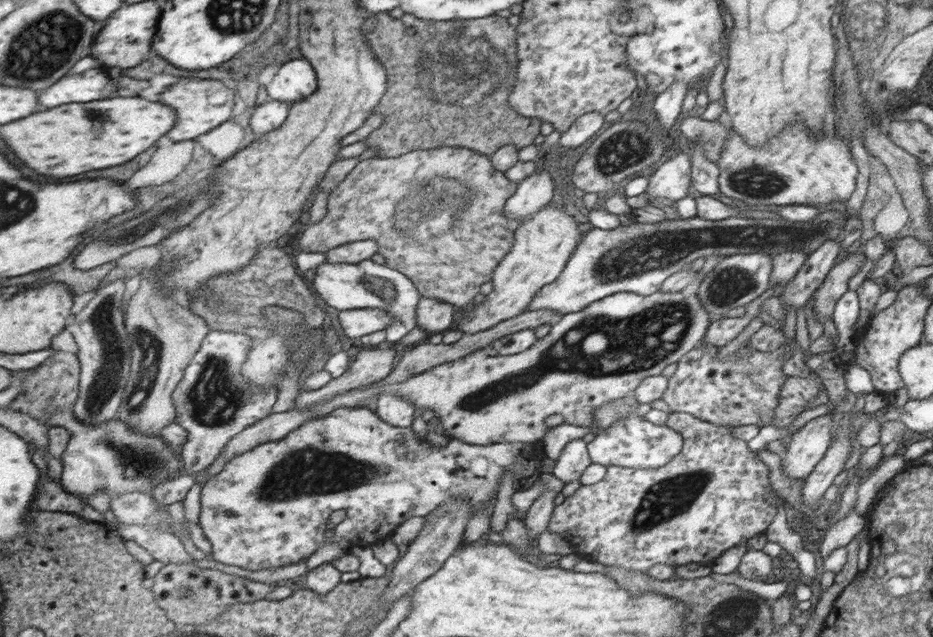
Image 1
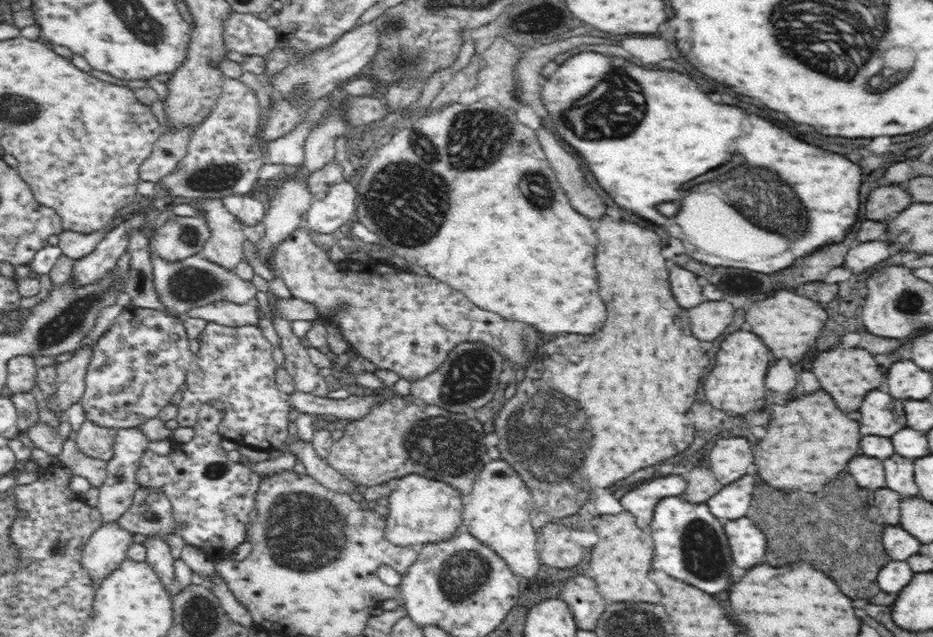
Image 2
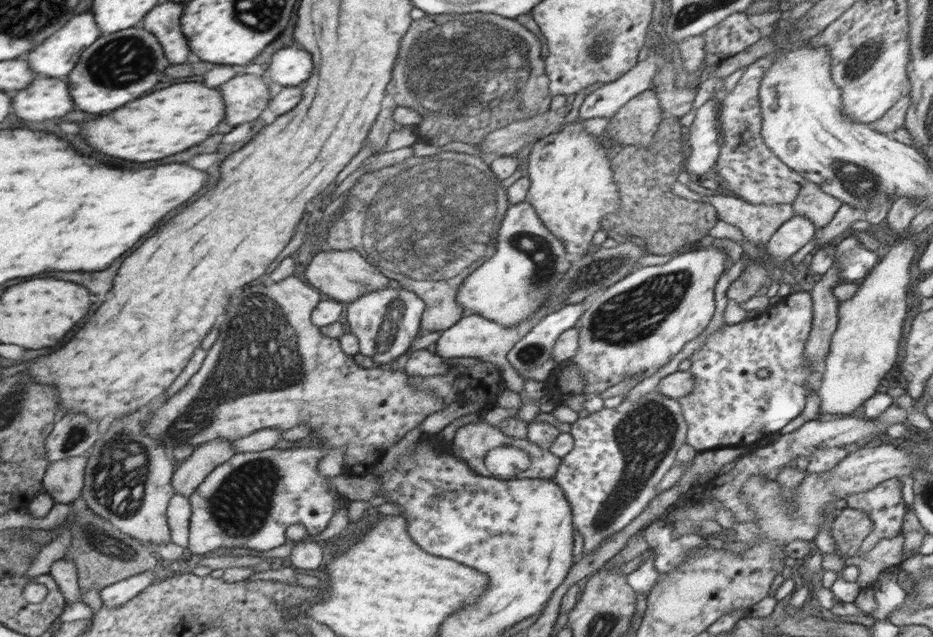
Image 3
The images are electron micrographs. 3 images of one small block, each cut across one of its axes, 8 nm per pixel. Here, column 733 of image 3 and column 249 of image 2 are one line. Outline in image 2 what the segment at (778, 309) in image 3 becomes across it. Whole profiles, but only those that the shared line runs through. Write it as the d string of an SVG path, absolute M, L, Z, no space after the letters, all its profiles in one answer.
M210 321L198 336L200 346L186 377L186 390L176 420L181 426L196 424L197 407L209 400L224 404L220 434L238 444L261 450L283 446L290 430L290 403L277 387L274 347L256 325L224 326Z

